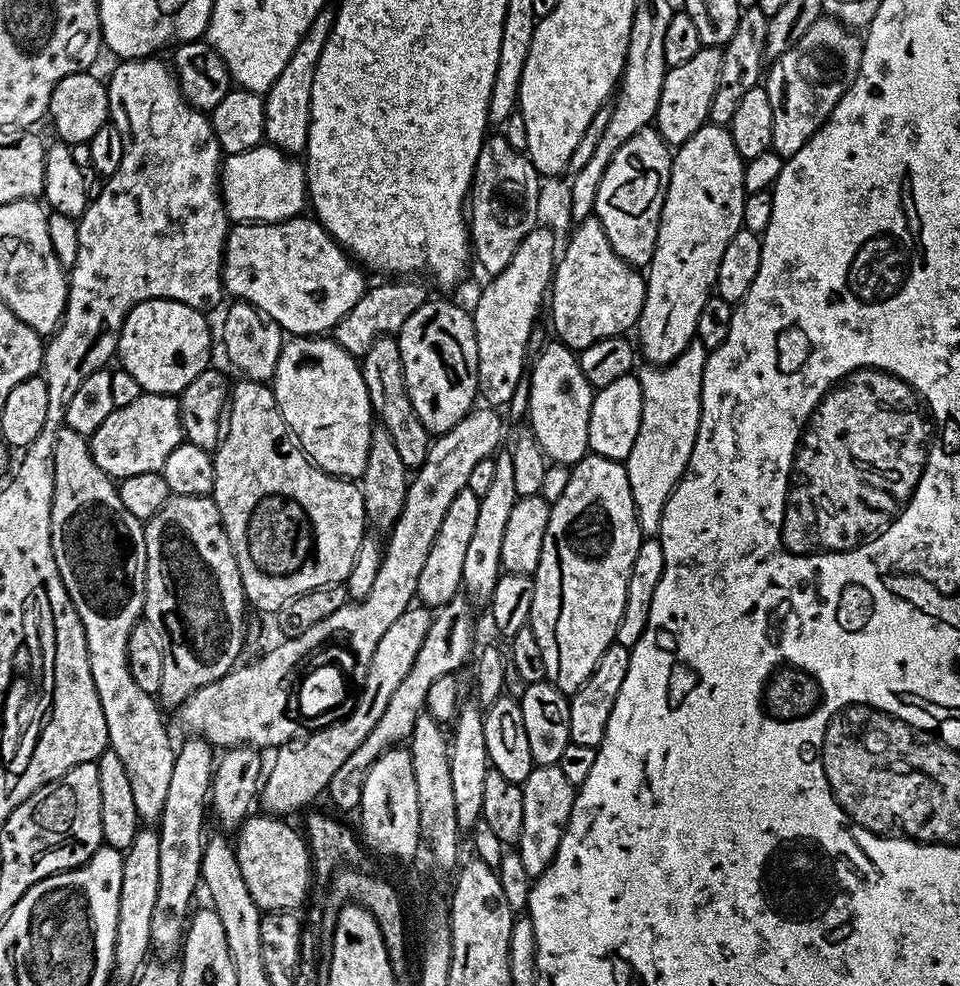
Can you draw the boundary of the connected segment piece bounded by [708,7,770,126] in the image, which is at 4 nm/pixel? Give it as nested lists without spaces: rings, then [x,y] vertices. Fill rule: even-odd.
[[[760,8],[743,9],[738,18],[738,27],[728,44],[722,48],[722,70],[720,81],[714,90],[714,98],[710,102],[708,119],[711,123],[727,126],[734,118],[738,105],[749,90],[754,90],[761,83],[766,72],[766,34],[768,33],[769,17],[762,14]]]

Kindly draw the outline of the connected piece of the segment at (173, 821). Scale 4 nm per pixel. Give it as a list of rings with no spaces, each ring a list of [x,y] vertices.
[[[188,738],[184,745],[179,745],[176,748],[176,757],[174,758],[174,771],[170,774],[170,787],[168,793],[166,793],[166,806],[162,806],[162,814],[158,821],[158,831],[156,837],[158,838],[158,899],[154,902],[154,915],[150,921],[150,938],[152,939],[152,948],[160,956],[170,956],[175,950],[181,947],[182,939],[185,931],[188,927],[190,919],[190,913],[193,911],[194,905],[192,905],[192,895],[195,894],[196,888],[201,887],[202,881],[200,879],[200,867],[202,866],[202,854],[204,853],[204,846],[206,843],[206,831],[204,832],[204,812],[206,816],[206,801],[210,796],[210,789],[212,786],[212,769],[214,767],[214,748],[213,745],[209,744],[207,740],[203,738]]]

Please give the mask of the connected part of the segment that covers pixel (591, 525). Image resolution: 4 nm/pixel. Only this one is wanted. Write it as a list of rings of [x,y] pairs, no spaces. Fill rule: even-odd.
[[[587,455],[578,463],[571,465],[570,482],[566,482],[566,490],[562,490],[562,498],[552,505],[550,522],[546,526],[546,538],[542,538],[542,558],[538,562],[538,570],[534,574],[534,602],[528,615],[530,627],[534,638],[538,638],[538,646],[542,650],[542,662],[546,662],[547,683],[554,685],[558,690],[566,694],[578,691],[582,682],[594,674],[594,666],[598,666],[598,658],[606,654],[616,638],[616,631],[622,618],[622,610],[626,606],[626,582],[630,578],[630,566],[634,566],[634,558],[638,555],[638,546],[642,539],[642,533],[638,526],[634,498],[630,494],[630,478],[628,469],[619,460],[602,458],[601,456]]]

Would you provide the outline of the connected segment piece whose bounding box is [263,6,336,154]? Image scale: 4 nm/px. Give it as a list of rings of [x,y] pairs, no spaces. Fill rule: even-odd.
[[[324,7],[314,18],[314,22],[310,22],[302,42],[298,42],[294,54],[290,54],[290,62],[286,62],[282,74],[278,74],[278,78],[274,78],[274,86],[270,86],[270,90],[263,93],[265,108],[264,140],[282,152],[300,154],[308,147],[314,70],[318,58],[322,58],[322,46],[326,46],[326,42],[330,38],[332,23],[335,20],[335,11],[331,7]]]

